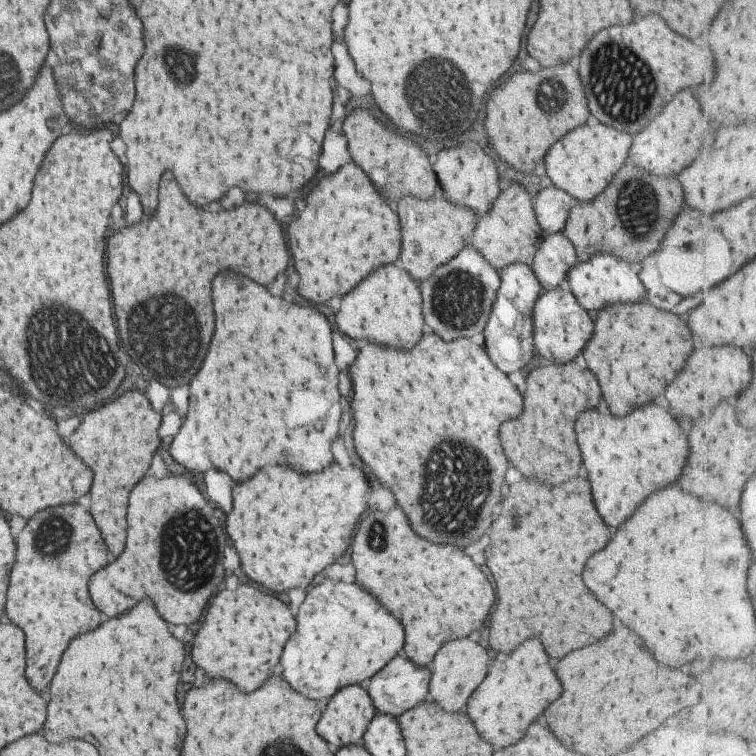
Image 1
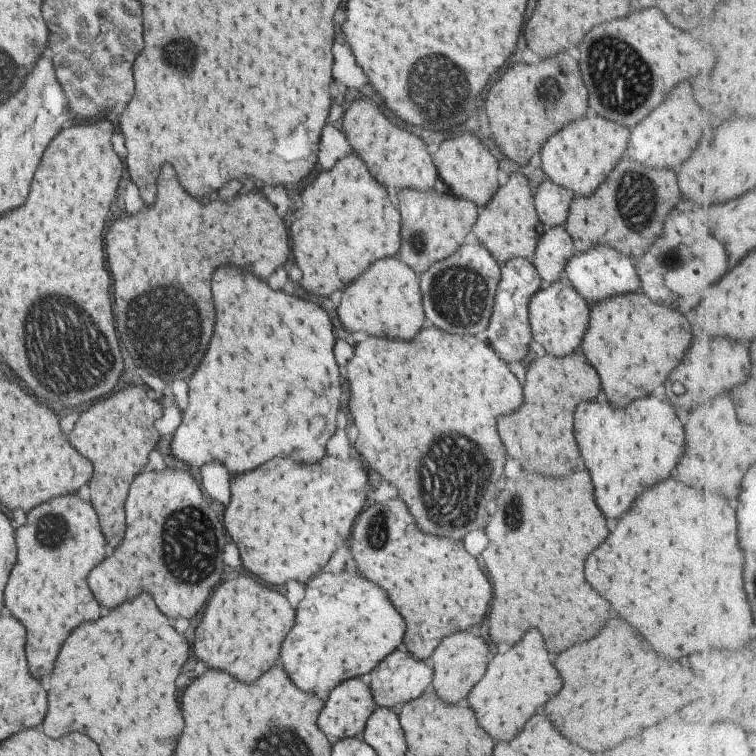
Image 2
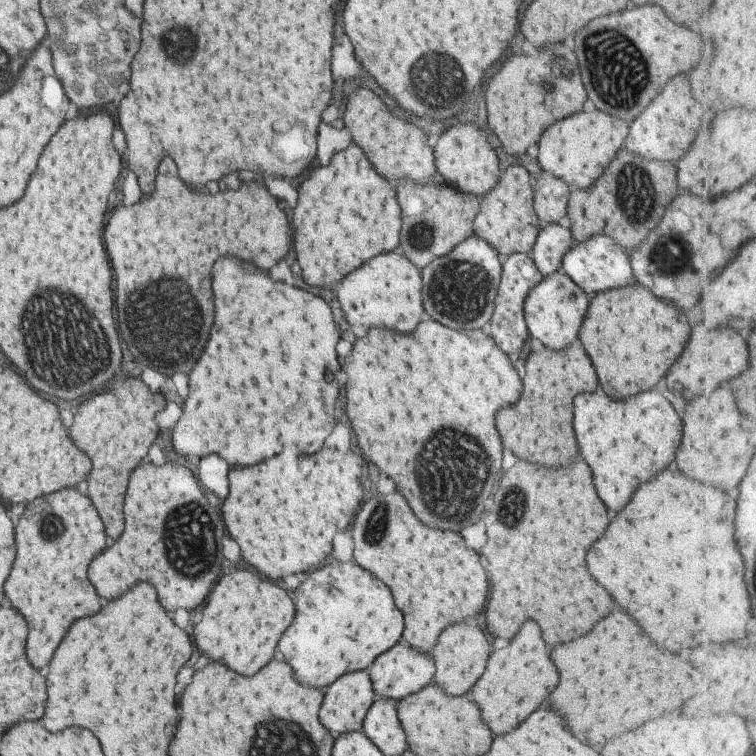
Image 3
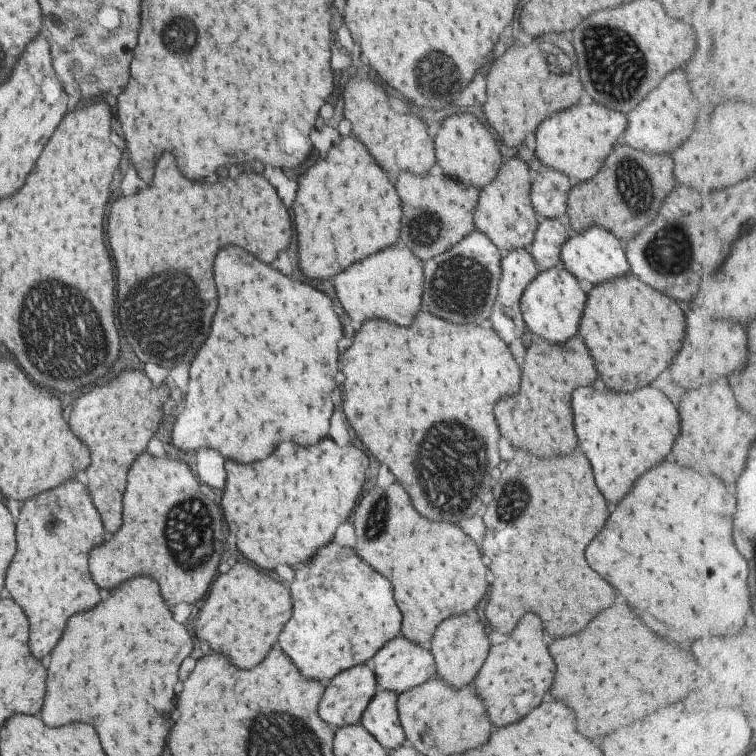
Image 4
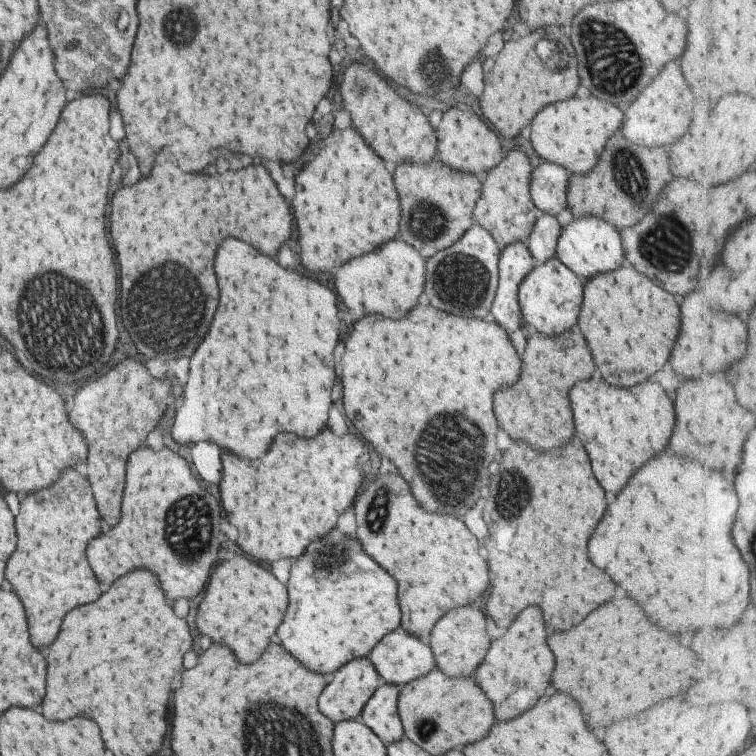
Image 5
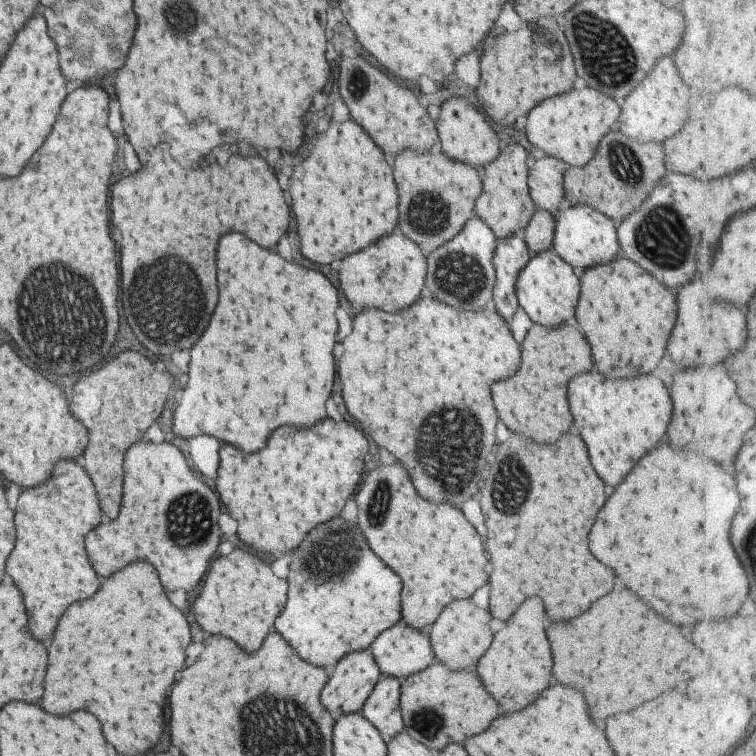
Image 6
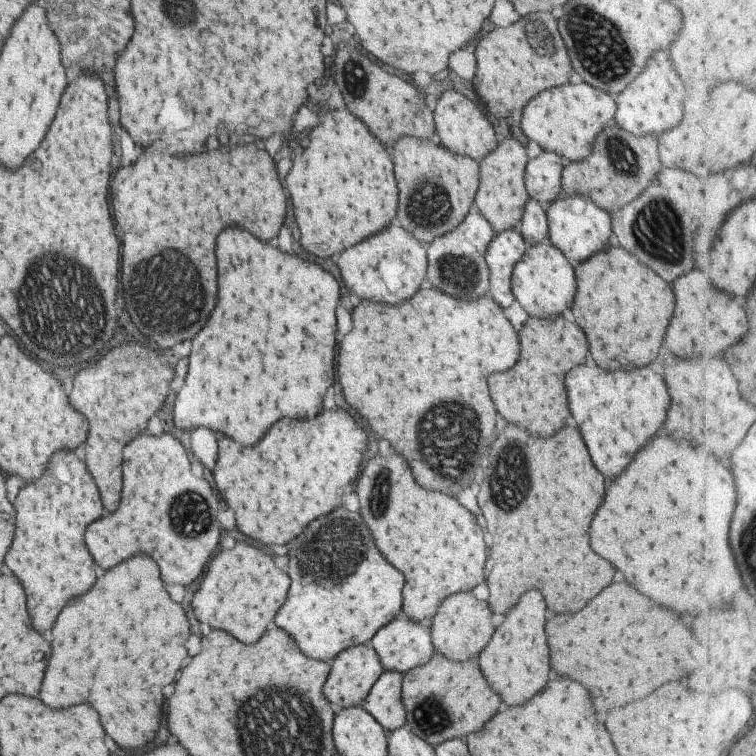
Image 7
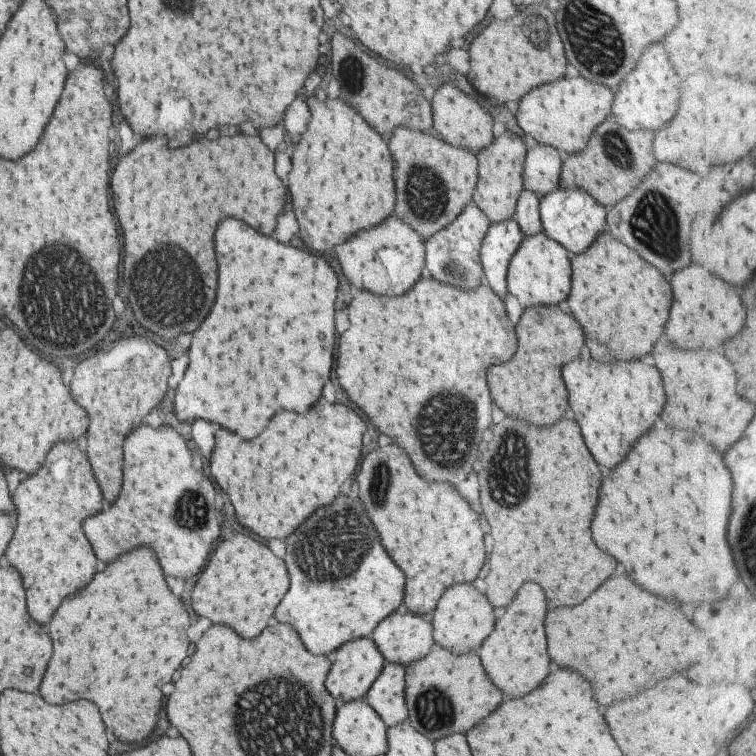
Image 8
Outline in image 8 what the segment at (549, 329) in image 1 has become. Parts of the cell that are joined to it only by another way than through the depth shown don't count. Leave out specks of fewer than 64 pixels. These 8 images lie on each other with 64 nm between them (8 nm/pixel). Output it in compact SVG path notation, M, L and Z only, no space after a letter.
M543 232L522 238L520 247L509 259L506 270L506 287L515 296L522 309L529 307L557 307L570 291L570 259L568 252Z

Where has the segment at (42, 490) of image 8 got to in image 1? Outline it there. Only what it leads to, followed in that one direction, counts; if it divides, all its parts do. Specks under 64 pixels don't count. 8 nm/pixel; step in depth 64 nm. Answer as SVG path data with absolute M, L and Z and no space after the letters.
M69 504L33 514L17 534L5 616L25 634L25 678L35 692L45 690L51 682L69 640L103 622L89 600L87 582L105 564L107 552L95 522L79 506Z

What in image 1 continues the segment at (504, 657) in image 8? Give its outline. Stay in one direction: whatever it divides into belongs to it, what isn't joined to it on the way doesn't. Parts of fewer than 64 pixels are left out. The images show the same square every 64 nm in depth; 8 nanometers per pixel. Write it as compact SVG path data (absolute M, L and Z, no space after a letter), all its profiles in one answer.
M535 638L525 640L513 654L509 654L501 664L499 662L501 660L493 662L493 668L469 696L469 702L465 706L479 738L491 744L493 750L501 750L509 744L519 742L527 726L561 694L561 684L549 668L547 656Z

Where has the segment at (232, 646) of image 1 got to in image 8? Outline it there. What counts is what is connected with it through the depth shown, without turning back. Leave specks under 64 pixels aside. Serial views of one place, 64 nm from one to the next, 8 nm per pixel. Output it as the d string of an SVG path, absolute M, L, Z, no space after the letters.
M235 534L229 542L221 542L207 560L207 566L199 574L195 586L191 588L191 608L197 616L203 616L213 624L225 624L237 632L241 638L257 636L271 618L275 606L287 592L289 580L281 560L277 560L265 546L257 540Z

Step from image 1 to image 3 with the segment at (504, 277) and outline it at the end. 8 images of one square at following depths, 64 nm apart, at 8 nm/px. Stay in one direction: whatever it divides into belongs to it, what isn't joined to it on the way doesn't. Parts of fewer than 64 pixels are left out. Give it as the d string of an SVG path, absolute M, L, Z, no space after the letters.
M511 253L501 261L501 278L499 279L496 295L493 301L491 320L489 320L489 336L505 354L517 354L527 338L528 330L524 319L524 304L527 293L543 278L529 255Z

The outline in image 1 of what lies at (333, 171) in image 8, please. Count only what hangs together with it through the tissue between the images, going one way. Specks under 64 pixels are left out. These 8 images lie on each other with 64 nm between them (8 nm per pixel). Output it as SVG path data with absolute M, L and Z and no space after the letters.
M345 164L335 174L321 178L305 200L301 218L287 226L287 244L299 274L297 292L305 300L319 306L333 296L343 296L369 272L397 258L397 216L355 164Z

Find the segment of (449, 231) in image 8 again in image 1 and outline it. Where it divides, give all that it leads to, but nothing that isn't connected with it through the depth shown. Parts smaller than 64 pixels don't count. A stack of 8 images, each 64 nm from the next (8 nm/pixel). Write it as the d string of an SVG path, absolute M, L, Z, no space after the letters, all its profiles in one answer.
M466 246L419 284L425 324L445 342L479 334L485 326L499 285L499 273L473 247Z

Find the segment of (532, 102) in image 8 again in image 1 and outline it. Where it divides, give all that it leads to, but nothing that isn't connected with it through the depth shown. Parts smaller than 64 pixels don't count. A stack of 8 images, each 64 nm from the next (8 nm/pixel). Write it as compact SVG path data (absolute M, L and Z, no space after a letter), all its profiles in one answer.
M603 124L581 126L577 130L571 130L569 134L565 134L565 138L561 138L561 142L555 142L551 148L547 149L545 153L545 172L547 172L547 176L553 182L555 188L566 192L579 203L588 203L609 184L613 174L623 166L623 162L627 158L627 152L629 152L629 144L631 144L631 138L627 134L617 132L613 128L607 128Z

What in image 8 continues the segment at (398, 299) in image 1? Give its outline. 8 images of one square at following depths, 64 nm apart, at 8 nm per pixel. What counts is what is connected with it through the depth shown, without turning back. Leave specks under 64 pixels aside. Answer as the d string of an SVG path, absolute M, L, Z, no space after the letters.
M391 216L371 230L363 230L361 234L349 238L349 242L337 246L335 258L347 282L357 290L381 296L401 296L421 276L424 266L423 242L410 226Z

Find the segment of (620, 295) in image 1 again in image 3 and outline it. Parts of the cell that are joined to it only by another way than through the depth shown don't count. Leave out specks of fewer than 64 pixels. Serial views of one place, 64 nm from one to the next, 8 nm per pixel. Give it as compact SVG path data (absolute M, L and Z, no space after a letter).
M595 235L582 243L572 245L562 256L561 270L581 289L588 298L625 285L635 286L627 252L619 248L605 235Z

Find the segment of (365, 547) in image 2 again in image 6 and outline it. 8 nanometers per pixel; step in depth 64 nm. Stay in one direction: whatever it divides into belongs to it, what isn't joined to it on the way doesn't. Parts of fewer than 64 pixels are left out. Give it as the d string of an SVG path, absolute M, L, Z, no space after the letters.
M397 462L369 472L355 494L355 504L357 528L369 550L401 576L401 620L405 626L423 630L433 624L443 606L451 600L469 598L475 588L487 582L481 538L459 510L443 504L433 506L419 498Z

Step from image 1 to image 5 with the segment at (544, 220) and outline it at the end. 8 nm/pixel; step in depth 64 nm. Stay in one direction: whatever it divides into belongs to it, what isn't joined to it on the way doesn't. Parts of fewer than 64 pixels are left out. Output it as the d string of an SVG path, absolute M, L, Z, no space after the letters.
M541 161L530 172L528 193L539 213L551 216L566 208L566 186L570 177L563 167Z

